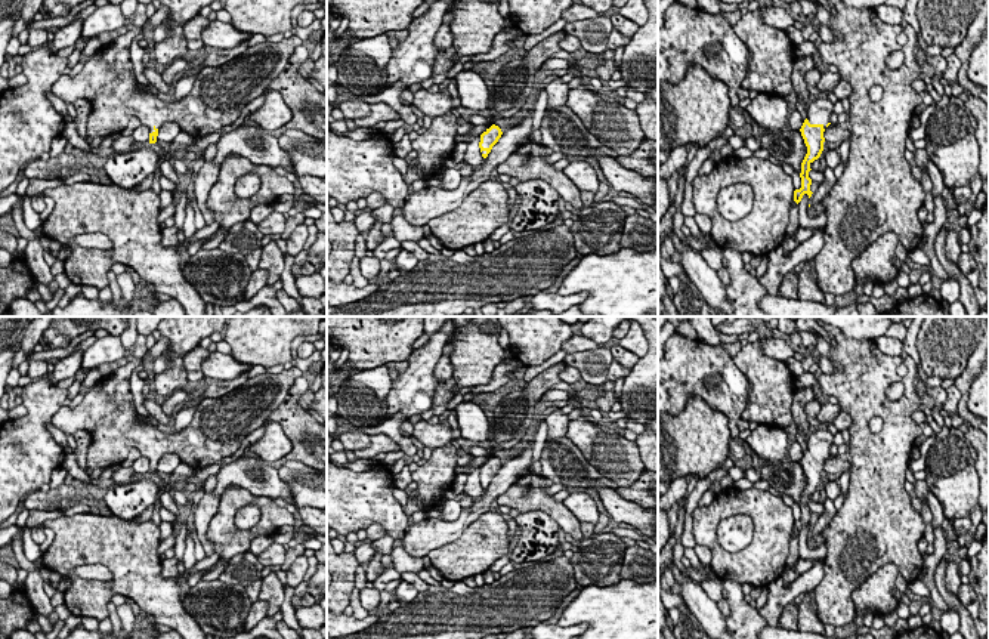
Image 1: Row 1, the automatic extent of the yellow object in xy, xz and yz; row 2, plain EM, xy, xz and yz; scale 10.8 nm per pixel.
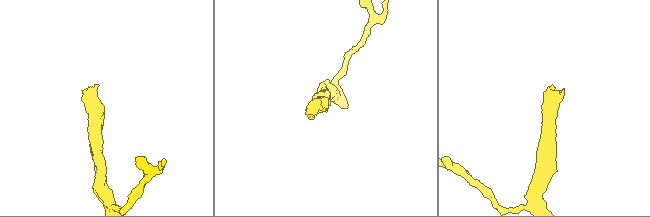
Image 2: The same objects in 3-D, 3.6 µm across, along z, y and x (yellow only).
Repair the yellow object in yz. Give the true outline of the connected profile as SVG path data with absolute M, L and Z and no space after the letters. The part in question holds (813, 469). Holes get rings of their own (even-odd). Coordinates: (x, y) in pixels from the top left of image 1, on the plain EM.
M812 430L809 433L807 450L804 451L800 463L807 478L807 485L801 494L801 519L794 522L794 532L798 535L804 525L812 528L809 509L810 496L818 491L823 482L823 463L831 456L831 445L834 435L829 430Z

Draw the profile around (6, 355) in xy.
M13 345L0 351L0 399L6 392L6 379L9 376L9 371L12 370L12 361L16 352L16 346L18 345Z

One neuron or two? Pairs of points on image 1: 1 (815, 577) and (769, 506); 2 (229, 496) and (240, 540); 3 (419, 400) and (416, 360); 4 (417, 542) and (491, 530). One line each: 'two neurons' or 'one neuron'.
1: two neurons
2: one neuron
3: one neuron
4: two neurons

